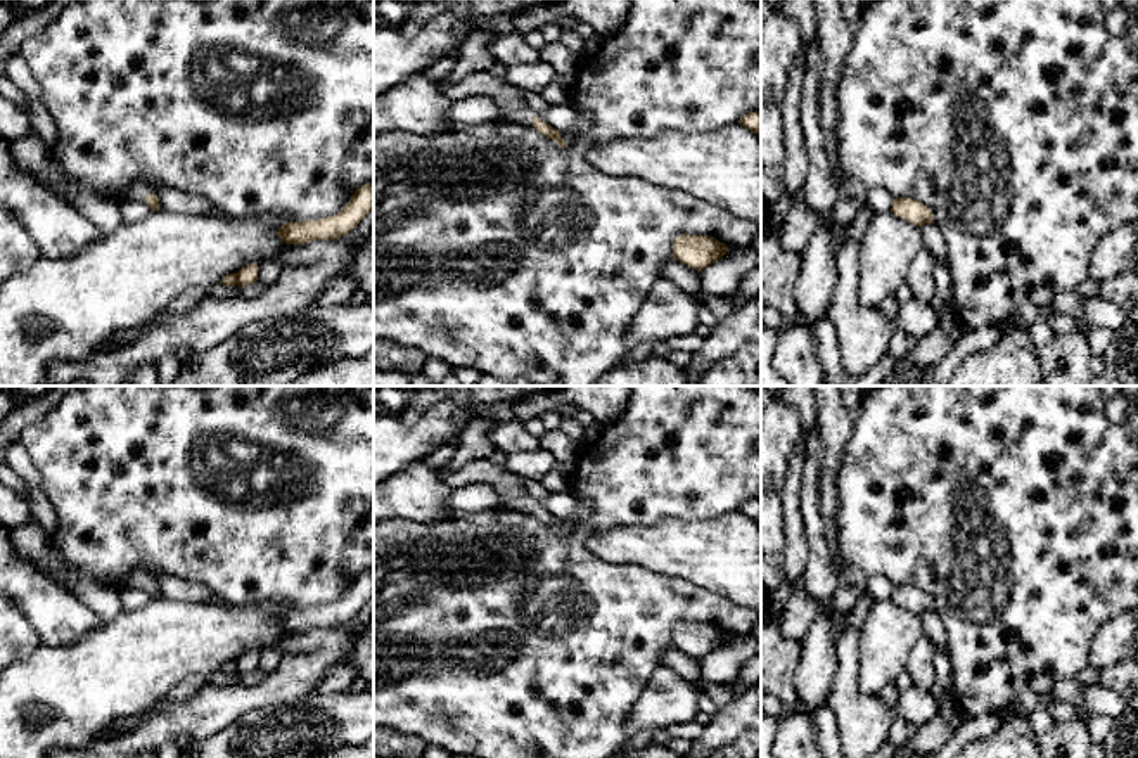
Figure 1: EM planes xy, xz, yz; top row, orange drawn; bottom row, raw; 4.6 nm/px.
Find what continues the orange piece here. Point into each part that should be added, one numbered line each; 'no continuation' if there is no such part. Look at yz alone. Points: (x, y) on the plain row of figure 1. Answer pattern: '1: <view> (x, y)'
no continuation

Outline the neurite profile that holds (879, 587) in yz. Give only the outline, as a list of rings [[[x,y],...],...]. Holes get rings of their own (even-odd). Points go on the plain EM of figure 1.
[[[882,575],[866,576],[865,587],[873,602],[891,599],[894,588],[894,585]]]

